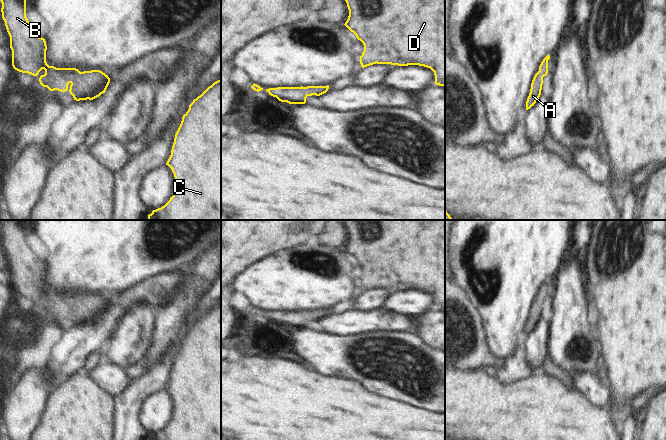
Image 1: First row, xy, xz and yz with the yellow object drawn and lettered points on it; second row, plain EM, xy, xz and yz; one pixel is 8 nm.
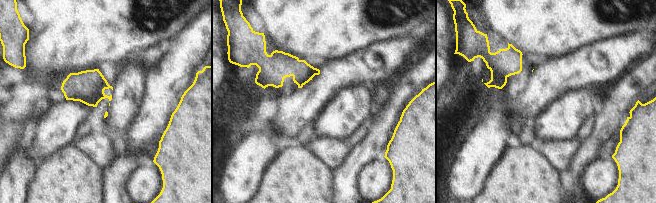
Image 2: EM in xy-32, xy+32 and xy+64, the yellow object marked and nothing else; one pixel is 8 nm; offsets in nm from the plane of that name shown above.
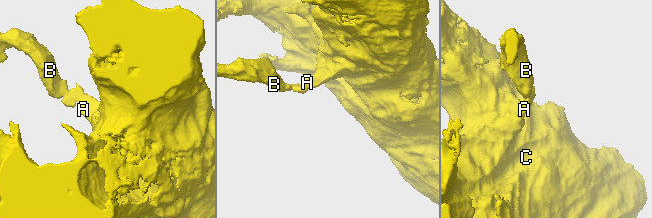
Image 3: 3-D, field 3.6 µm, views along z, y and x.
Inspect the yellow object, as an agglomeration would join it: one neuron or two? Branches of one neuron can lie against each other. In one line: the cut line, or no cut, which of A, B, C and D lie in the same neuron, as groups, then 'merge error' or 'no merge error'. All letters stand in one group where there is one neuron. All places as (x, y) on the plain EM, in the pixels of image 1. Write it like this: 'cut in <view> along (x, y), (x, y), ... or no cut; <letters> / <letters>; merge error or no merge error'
no cut; A B C D; no merge error

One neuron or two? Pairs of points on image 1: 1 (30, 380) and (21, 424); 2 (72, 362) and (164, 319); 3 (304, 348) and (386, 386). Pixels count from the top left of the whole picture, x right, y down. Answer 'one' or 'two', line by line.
1: one
2: two
3: one

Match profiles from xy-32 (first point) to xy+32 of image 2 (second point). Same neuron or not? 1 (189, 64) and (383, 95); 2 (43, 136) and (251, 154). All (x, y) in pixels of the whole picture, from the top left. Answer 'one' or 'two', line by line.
1: one
2: two

